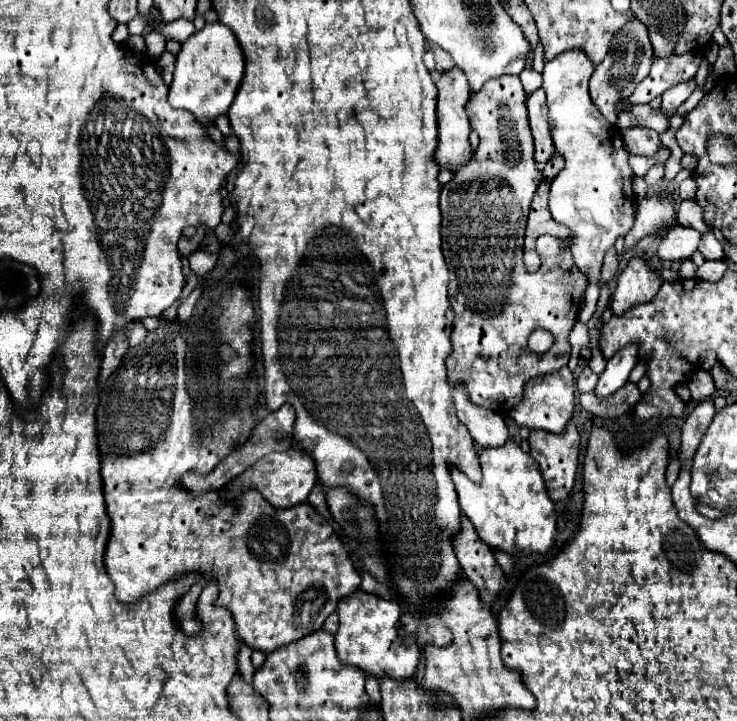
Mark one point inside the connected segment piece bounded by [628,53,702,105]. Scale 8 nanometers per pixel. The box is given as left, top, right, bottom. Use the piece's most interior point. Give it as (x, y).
(667, 72)

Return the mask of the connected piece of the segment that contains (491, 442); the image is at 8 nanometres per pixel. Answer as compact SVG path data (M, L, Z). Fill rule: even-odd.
M462 383L452 387L452 397L456 403L456 413L458 419L468 427L472 439L476 441L478 449L486 449L486 447L498 447L506 443L508 437L508 429L506 423L502 419L502 415L474 405L470 401L470 397L466 397L468 391Z

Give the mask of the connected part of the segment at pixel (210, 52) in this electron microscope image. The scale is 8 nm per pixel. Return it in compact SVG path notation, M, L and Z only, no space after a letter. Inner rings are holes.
M206 23L204 29L192 33L184 43L180 53L176 55L176 69L174 69L174 81L170 85L168 101L174 107L188 109L198 123L206 127L216 123L216 117L226 115L234 93L240 85L244 73L244 53L238 45L236 35L230 31L230 27L216 23Z

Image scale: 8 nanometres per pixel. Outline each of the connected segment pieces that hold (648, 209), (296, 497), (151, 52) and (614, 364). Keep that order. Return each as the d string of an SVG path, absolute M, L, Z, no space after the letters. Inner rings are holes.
M658 193L652 197L644 197L636 201L636 221L630 233L626 235L626 245L633 246L648 235L666 233L676 225L674 199L670 193Z
M288 449L284 453L270 453L246 469L238 479L234 479L228 489L226 497L236 497L244 487L258 487L258 491L274 505L274 507L294 507L308 499L310 489L316 483L316 463L312 455L302 453L298 449Z
M151 32L150 35L146 35L145 43L147 54L151 57L160 57L165 51L166 39L158 32Z
M626 345L622 347L608 363L606 363L606 369L604 373L600 375L598 379L598 385L596 385L596 395L598 397L610 397L614 391L618 391L622 385L626 385L628 381L628 375L630 371L634 369L634 365L638 363L638 357L640 351L638 351L638 345Z

